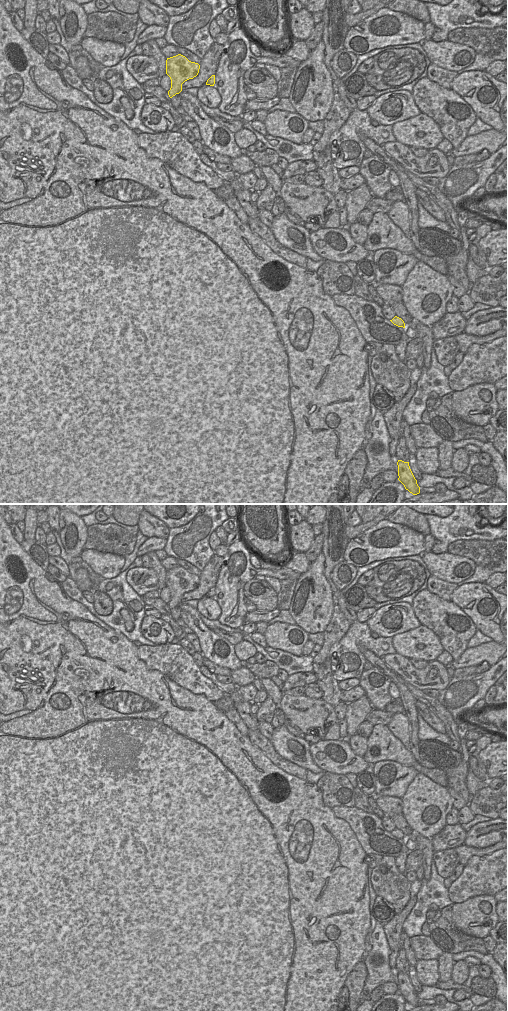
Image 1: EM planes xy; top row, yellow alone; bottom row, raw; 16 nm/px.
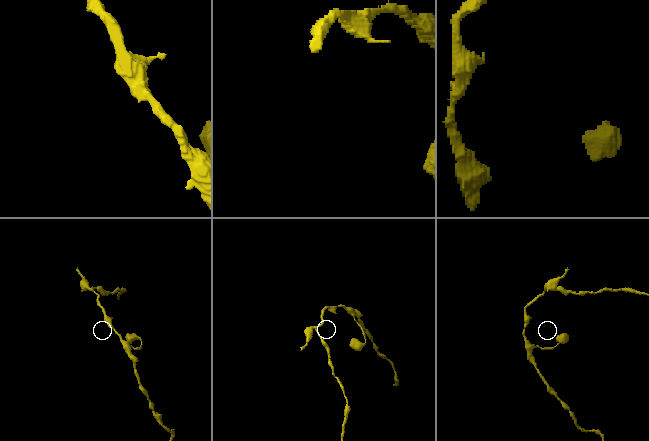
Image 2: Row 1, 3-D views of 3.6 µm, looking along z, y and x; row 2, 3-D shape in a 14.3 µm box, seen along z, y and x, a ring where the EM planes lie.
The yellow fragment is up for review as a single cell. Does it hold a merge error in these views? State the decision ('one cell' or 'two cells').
two cells

